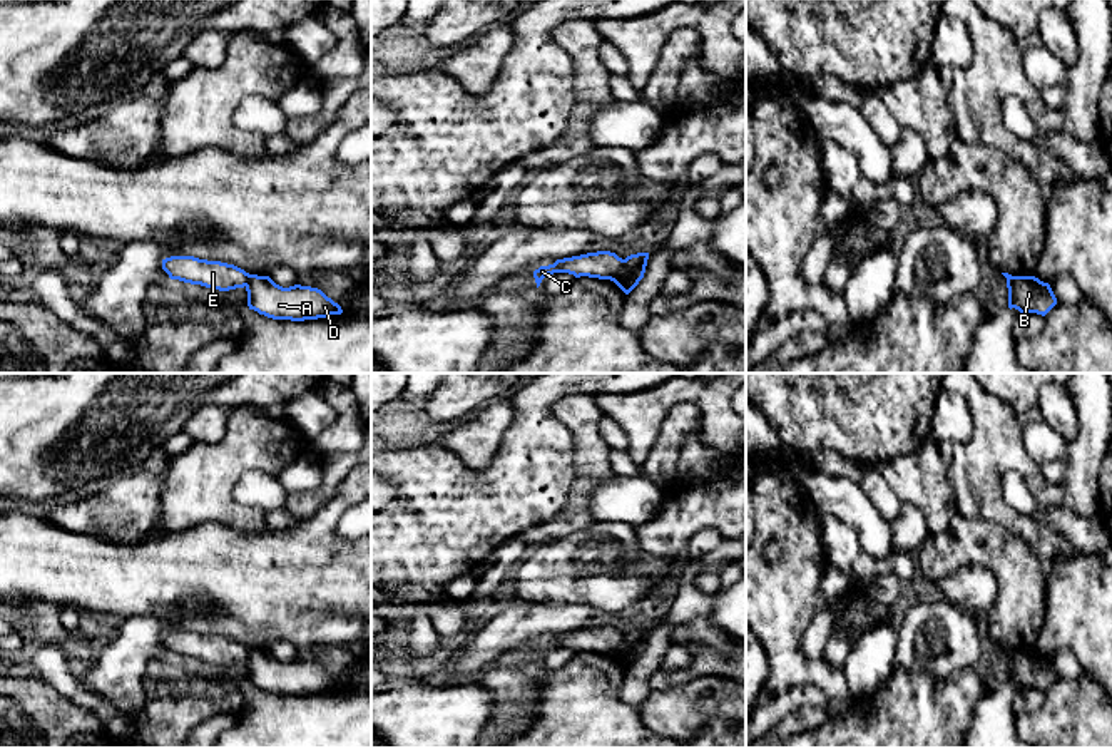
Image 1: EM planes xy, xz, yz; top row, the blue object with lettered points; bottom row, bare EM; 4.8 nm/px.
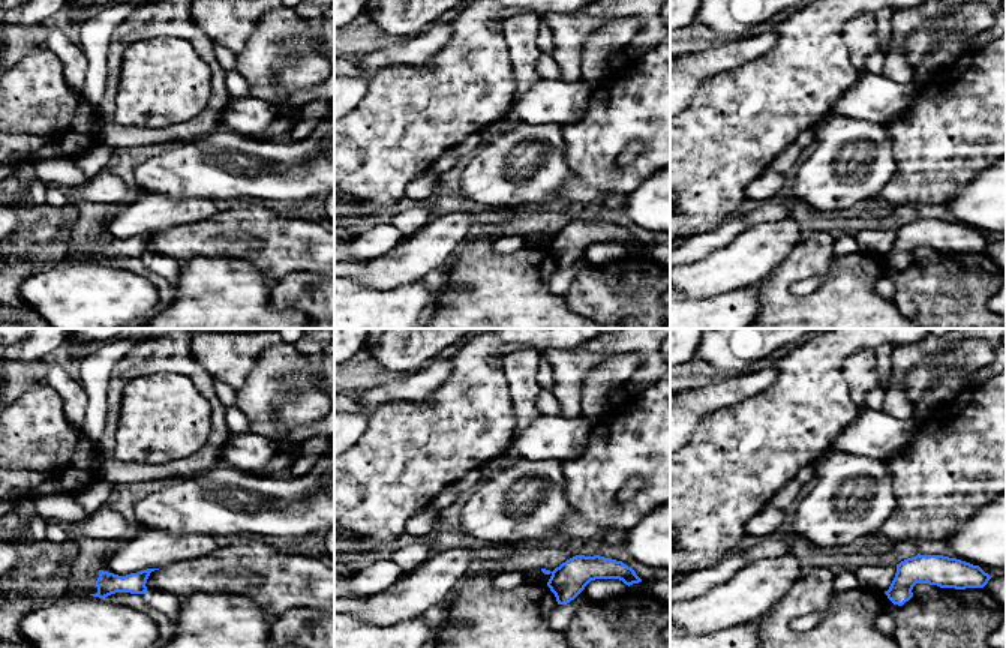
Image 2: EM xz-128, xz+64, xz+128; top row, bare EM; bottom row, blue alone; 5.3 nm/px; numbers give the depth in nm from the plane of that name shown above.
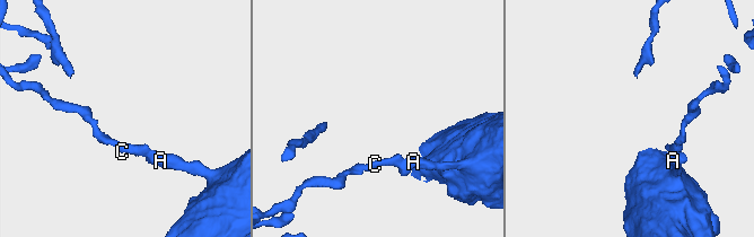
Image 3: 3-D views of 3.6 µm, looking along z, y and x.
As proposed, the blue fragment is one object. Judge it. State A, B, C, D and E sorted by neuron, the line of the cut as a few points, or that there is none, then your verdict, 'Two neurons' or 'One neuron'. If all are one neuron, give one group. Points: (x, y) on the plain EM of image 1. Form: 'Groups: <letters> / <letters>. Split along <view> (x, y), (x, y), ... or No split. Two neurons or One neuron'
Groups: A B D / C E. Split along xz (624, 635), (624, 640), (611, 655). Two neurons

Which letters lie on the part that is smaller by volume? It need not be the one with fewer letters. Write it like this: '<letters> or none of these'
C, E

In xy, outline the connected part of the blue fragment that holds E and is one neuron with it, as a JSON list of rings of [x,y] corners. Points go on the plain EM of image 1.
[[[194,631],[166,633],[162,634],[162,644],[171,654],[201,659],[219,666],[244,663],[251,653],[249,648],[234,639],[199,634]]]

